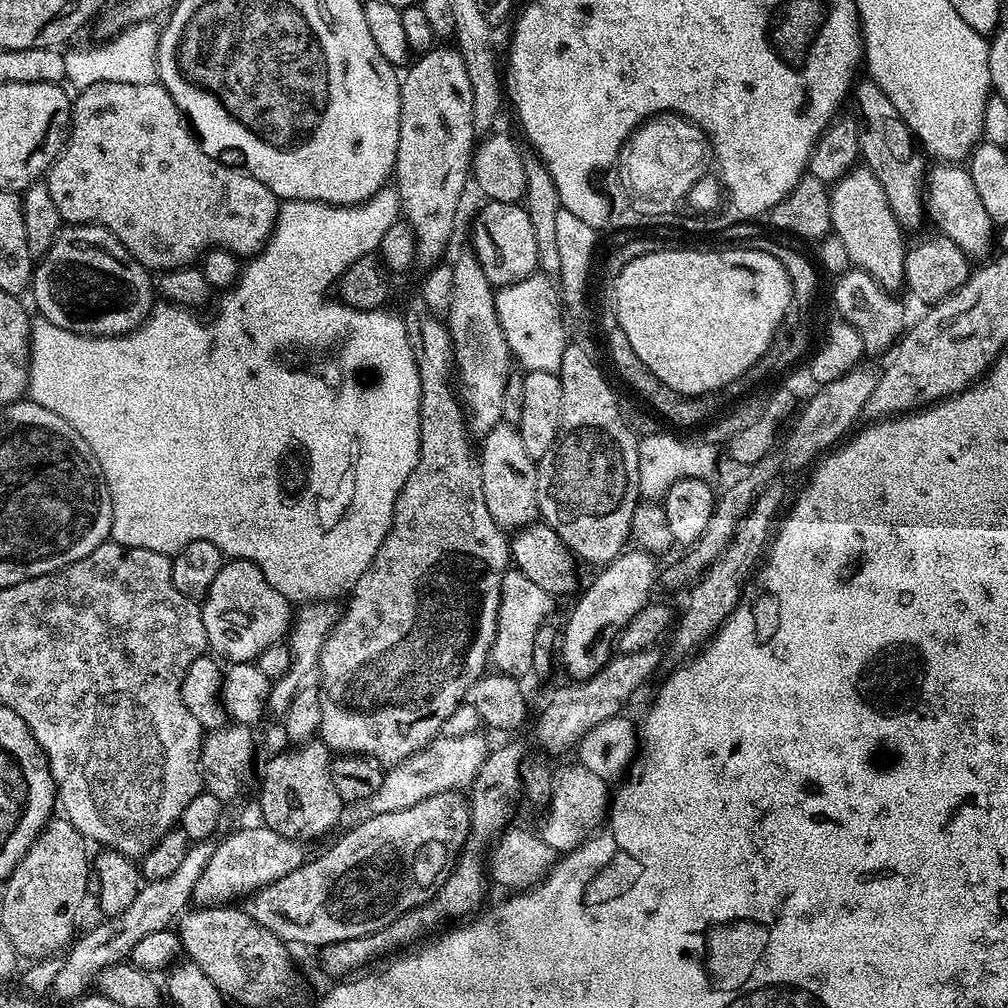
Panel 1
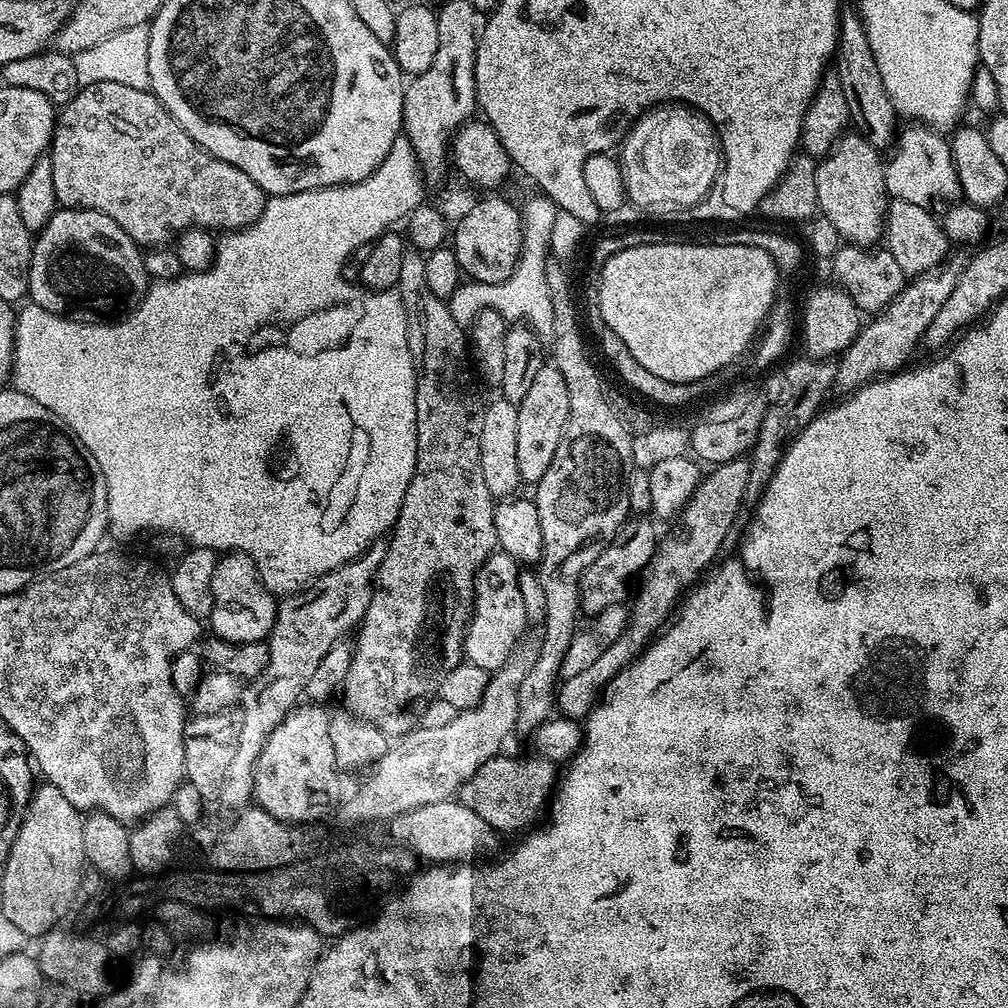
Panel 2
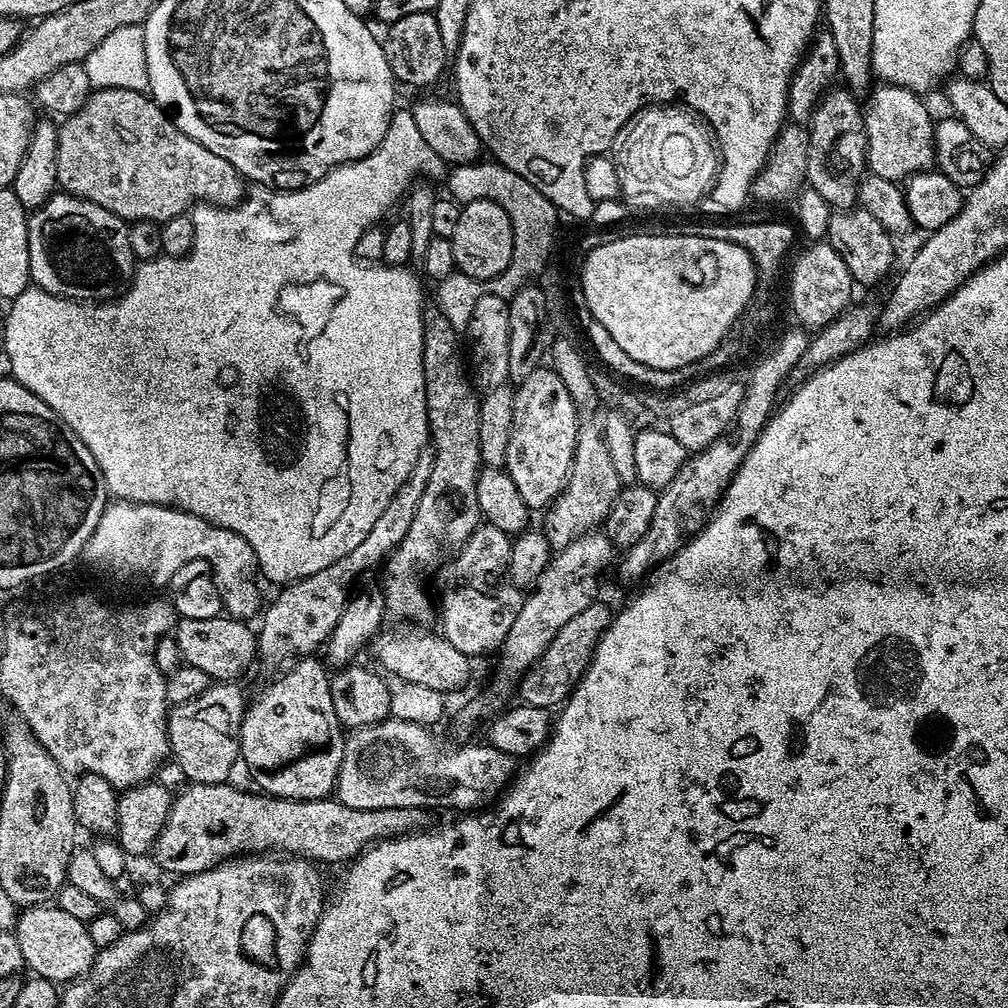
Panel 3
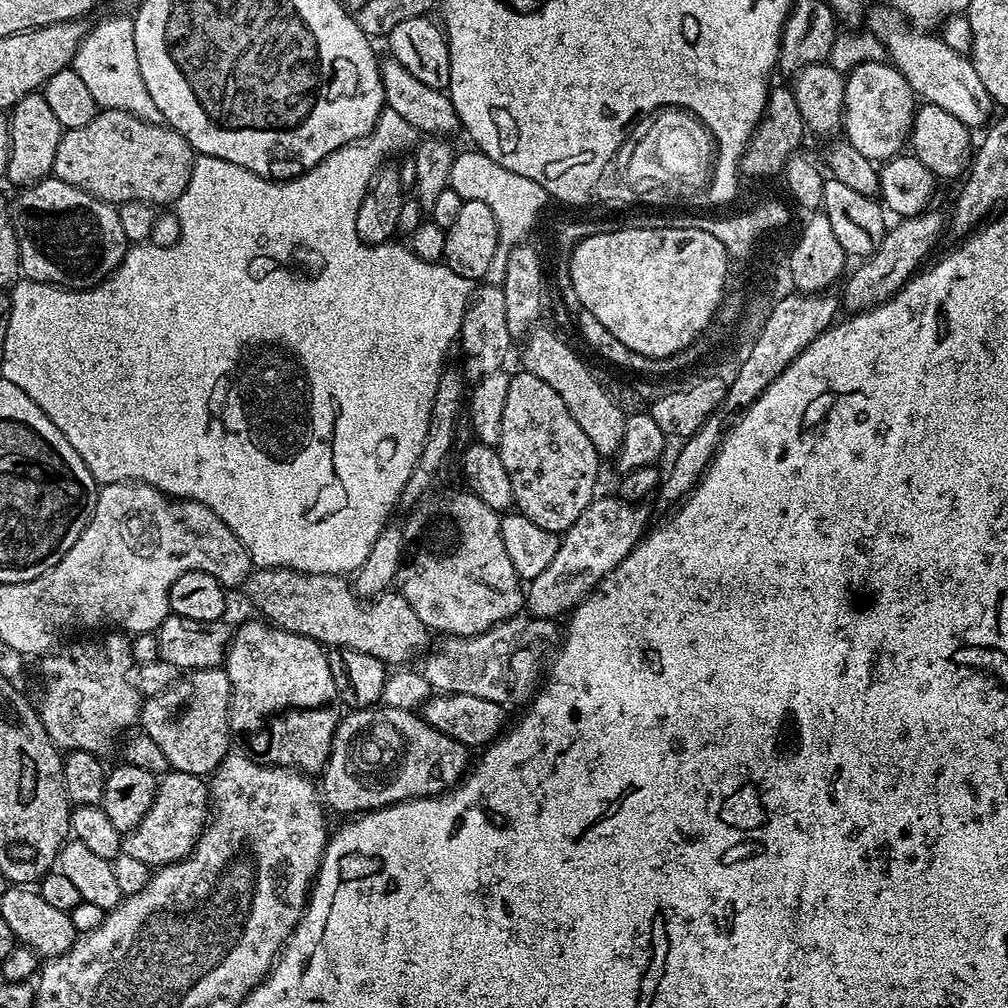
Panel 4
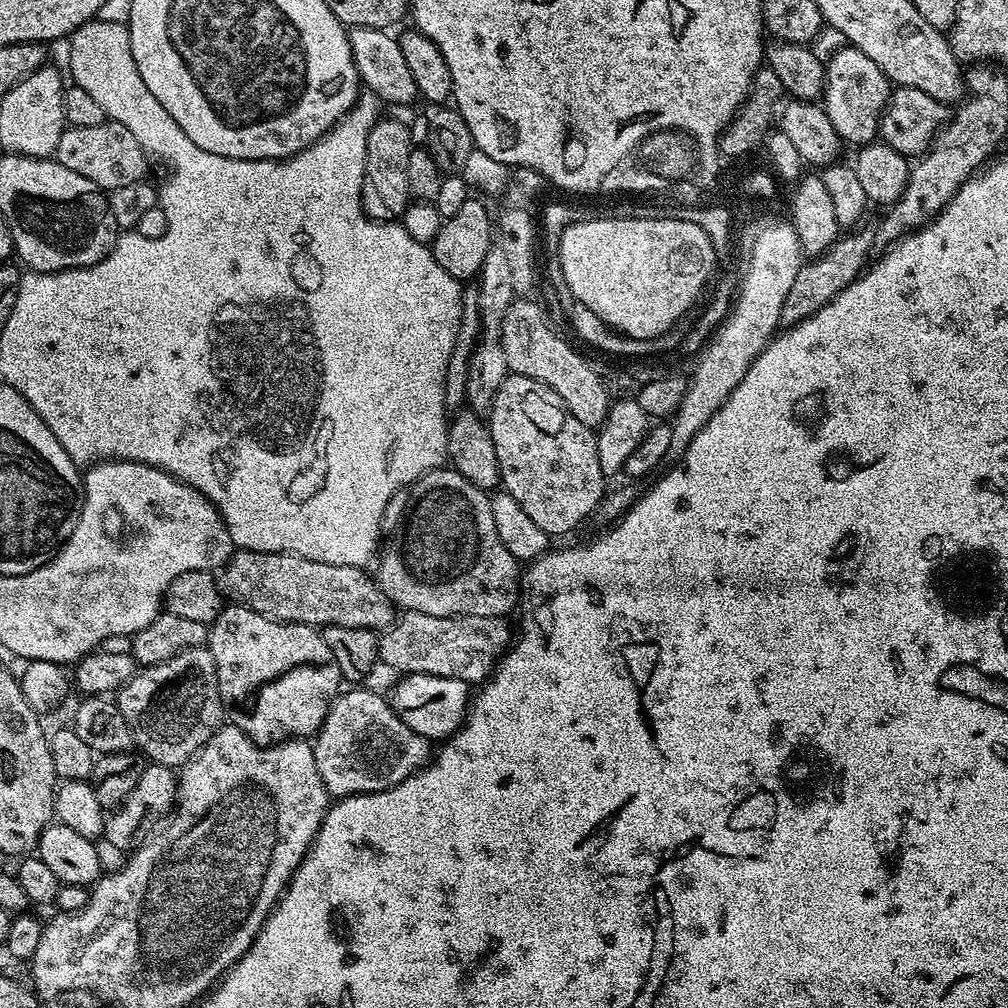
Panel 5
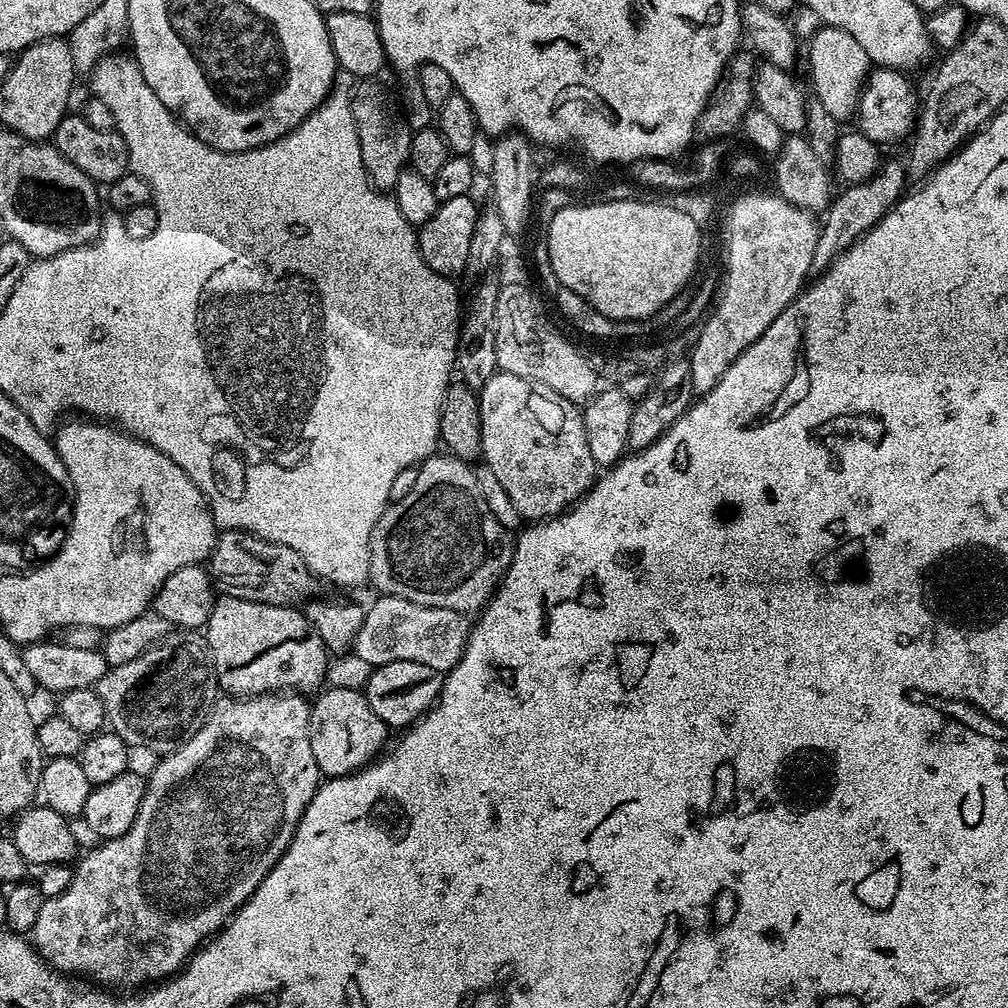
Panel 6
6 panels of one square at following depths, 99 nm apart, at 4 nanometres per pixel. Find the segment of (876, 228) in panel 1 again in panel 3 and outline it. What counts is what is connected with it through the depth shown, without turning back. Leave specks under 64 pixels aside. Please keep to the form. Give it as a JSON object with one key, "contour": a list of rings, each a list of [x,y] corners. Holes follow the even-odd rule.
{"contour":[[[836,86],[815,105],[816,113],[808,128],[808,184],[834,210],[848,210],[858,200],[858,175],[852,160],[868,159],[868,140],[864,137],[864,112],[857,97],[847,87]]]}

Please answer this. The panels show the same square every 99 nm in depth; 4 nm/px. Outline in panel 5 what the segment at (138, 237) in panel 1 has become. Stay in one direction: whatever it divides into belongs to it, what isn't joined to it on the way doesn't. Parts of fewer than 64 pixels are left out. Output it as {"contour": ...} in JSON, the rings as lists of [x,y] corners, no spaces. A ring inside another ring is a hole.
{"contour":[[[105,119],[98,126],[65,127],[62,138],[58,138],[56,155],[59,164],[66,170],[74,170],[74,174],[82,174],[82,178],[90,178],[102,190],[111,190],[118,186],[130,186],[141,183],[148,172],[149,153],[140,149],[140,144],[116,120]]]}

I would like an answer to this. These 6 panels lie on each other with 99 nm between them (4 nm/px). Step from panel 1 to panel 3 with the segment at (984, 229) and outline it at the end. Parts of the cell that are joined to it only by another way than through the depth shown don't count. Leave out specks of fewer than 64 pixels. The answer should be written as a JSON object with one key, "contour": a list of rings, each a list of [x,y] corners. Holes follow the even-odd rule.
{"contour":[[[886,83],[879,87],[871,93],[872,101],[866,104],[864,112],[864,137],[868,140],[867,171],[878,178],[904,182],[918,172],[929,171],[936,163],[934,116],[920,101],[923,99],[910,89]]]}

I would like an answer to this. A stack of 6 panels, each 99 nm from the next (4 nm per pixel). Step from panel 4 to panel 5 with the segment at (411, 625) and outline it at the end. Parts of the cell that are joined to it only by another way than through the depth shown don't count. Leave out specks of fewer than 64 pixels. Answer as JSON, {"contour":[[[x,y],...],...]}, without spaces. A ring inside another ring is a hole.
{"contour":[[[241,548],[233,551],[232,557],[222,569],[222,588],[231,603],[240,604],[278,622],[311,624],[317,630],[328,625],[383,630],[394,619],[394,605],[375,579],[366,573],[364,568],[314,562],[310,558],[302,558],[289,552],[255,552]]]}

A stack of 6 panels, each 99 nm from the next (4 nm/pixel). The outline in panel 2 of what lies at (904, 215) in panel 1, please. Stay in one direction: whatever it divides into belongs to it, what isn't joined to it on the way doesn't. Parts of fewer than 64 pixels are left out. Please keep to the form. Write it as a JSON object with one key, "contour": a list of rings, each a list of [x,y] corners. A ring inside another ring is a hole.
{"contour":[[[845,11],[840,17],[840,40],[836,44],[834,75],[838,82],[842,82],[846,106],[850,106],[850,121],[854,128],[856,124],[855,131],[869,140],[876,149],[891,149],[898,136],[898,113],[882,86],[882,74],[878,74],[874,50],[870,50],[870,38],[866,38],[864,24],[855,11]]]}

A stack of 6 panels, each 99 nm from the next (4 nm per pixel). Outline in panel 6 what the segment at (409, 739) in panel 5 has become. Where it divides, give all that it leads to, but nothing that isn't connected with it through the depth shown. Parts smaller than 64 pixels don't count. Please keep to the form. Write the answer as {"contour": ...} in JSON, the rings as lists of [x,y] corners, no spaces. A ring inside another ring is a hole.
{"contour":[[[328,686],[316,698],[310,704],[308,733],[310,750],[314,750],[314,762],[318,762],[321,777],[348,776],[359,772],[385,751],[390,729],[378,714],[374,714],[374,710],[370,710],[370,702],[363,691],[355,687],[340,689]]]}

